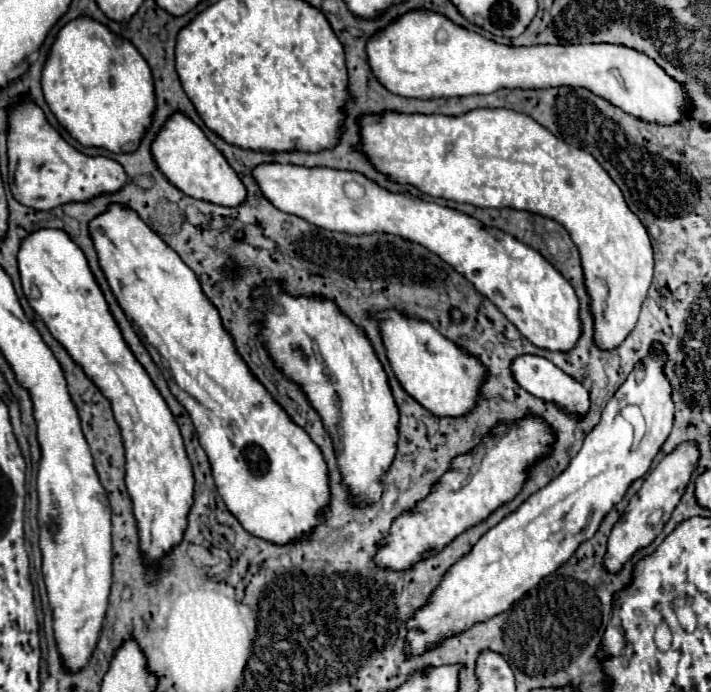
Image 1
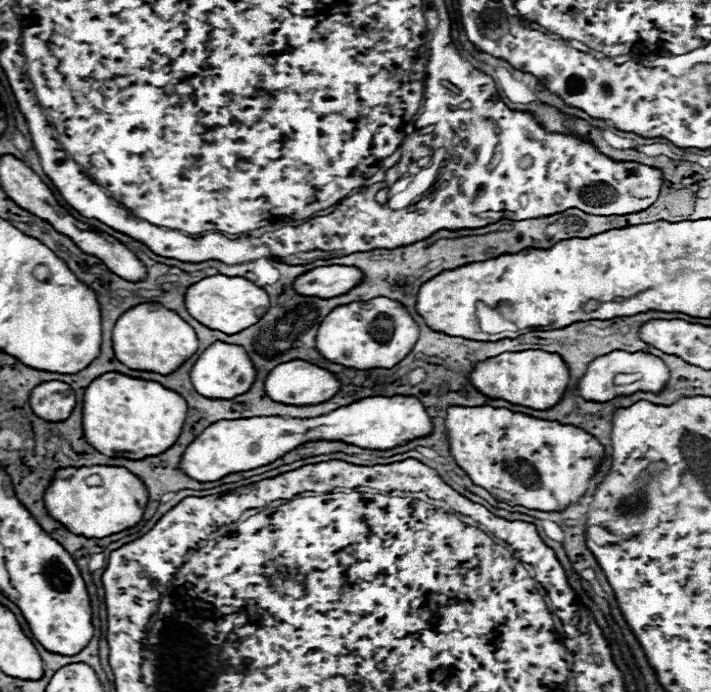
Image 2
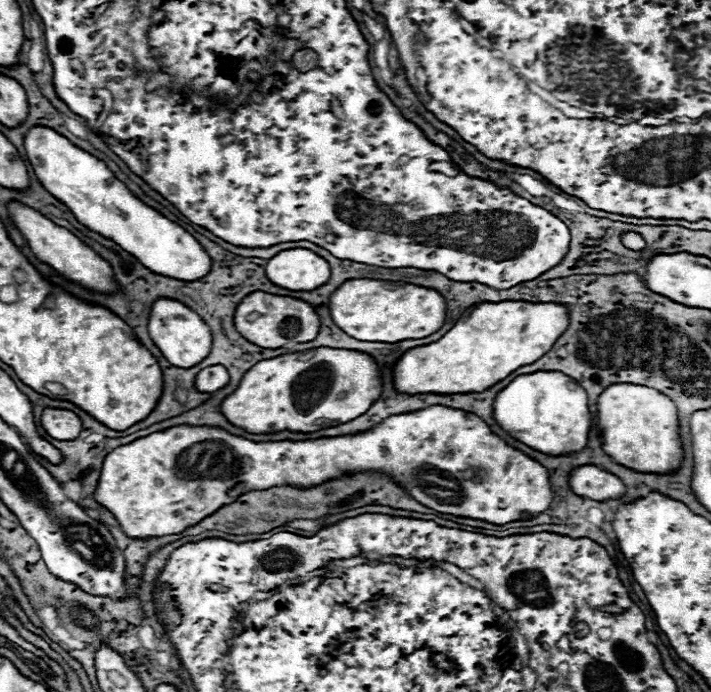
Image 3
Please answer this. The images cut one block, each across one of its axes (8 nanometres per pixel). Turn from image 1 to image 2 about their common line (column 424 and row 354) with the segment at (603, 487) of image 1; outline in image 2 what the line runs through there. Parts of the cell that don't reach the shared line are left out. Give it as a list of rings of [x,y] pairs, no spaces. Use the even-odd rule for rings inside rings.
[[[614,350],[614,352],[608,352],[604,356],[598,356],[594,358],[584,376],[580,378],[578,382],[578,392],[584,400],[612,400],[616,396],[624,396],[624,394],[634,394],[638,390],[642,392],[660,392],[666,384],[666,380],[670,378],[668,374],[668,368],[662,360],[658,360],[656,356],[648,354],[648,352],[624,352],[624,350]],[[634,372],[640,372],[642,378],[638,382],[632,382],[632,384],[624,384],[624,386],[616,386],[614,384],[614,376],[616,374],[634,374]]]

